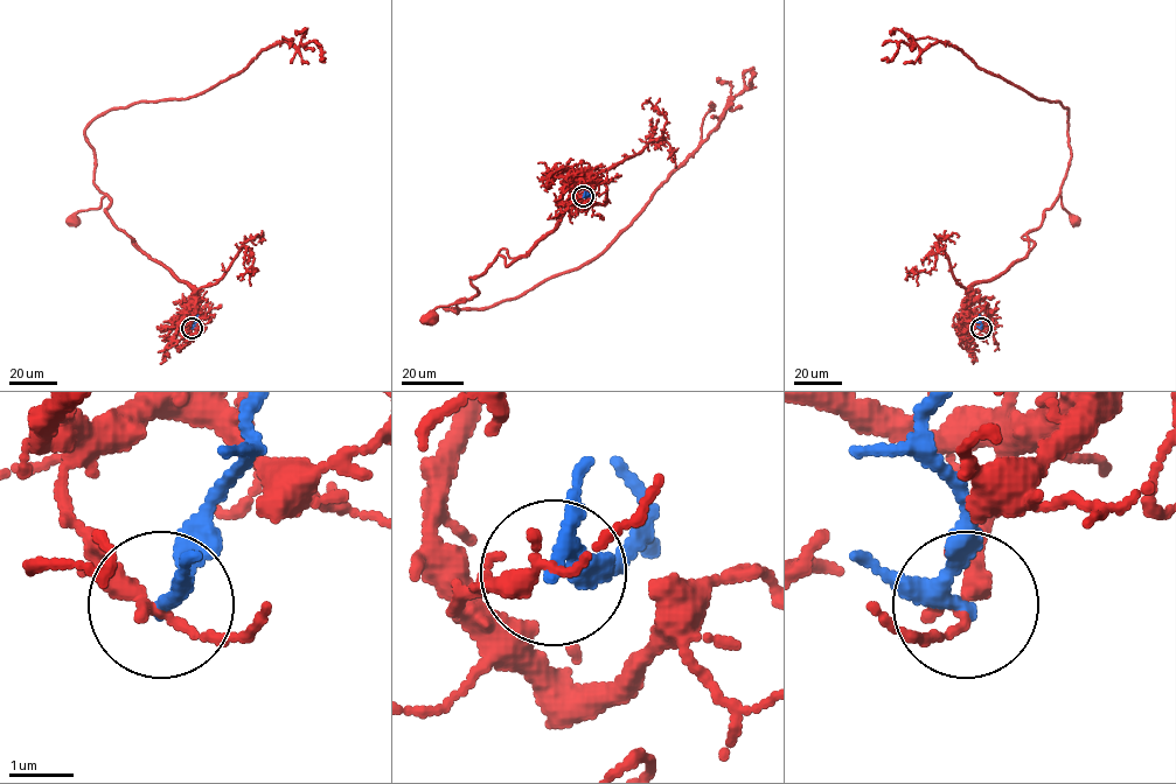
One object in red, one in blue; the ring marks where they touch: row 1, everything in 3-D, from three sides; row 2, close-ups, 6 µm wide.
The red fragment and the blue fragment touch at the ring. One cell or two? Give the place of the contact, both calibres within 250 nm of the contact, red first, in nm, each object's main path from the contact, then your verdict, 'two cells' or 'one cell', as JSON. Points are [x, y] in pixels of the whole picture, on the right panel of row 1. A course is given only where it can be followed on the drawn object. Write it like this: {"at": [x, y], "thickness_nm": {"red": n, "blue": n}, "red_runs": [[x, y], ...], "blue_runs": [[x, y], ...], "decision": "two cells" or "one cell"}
{"at": [981, 328], "thickness_nm": {"red": 200, "blue": 200}, "red_runs": [[981, 328], [964, 307], [967, 291], [1027, 254], [1035, 243], [1027, 233], [1041, 225], [1059, 195], [1076, 218]], "blue_runs": [[981, 328], [979, 314]], "decision": "two cells"}

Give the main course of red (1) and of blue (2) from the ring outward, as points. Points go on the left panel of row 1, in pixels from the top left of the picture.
1: (192, 328), (193, 291), (115, 225), (105, 195), (99, 208), (74, 218)
2: (192, 328), (197, 314)

